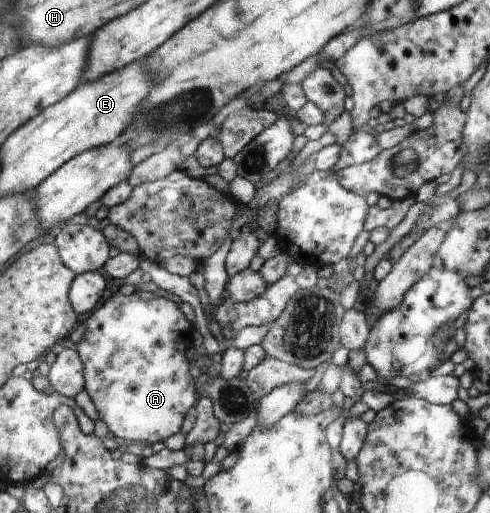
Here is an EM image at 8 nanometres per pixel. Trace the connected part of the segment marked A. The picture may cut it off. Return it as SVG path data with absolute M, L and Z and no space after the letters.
M116 293L108 296L96 311L83 319L84 335L76 344L76 351L83 361L85 390L94 403L99 419L108 426L110 435L127 444L154 445L168 443L172 435L184 431L188 411L196 411L200 393L196 378L192 377L192 360L188 351L196 343L195 329L184 315L184 307L172 299L144 299L134 294Z

